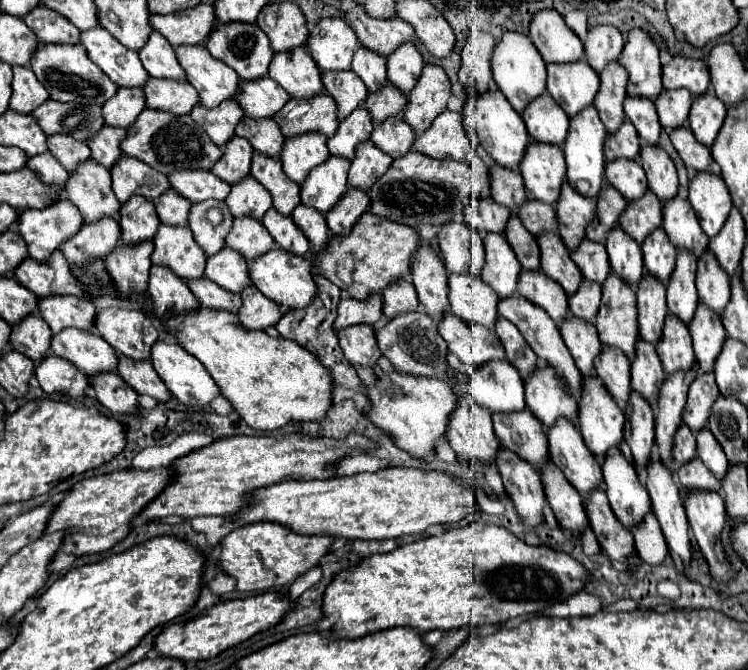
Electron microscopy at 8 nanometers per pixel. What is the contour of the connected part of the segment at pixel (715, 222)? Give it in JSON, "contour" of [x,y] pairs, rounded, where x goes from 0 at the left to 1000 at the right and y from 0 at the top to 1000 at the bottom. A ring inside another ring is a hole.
{"contour":[[[930,258],[928,267],[922,267],[920,300],[925,303],[947,354],[955,354],[965,342],[979,312],[976,288],[965,270],[965,261],[955,264],[952,258]]]}

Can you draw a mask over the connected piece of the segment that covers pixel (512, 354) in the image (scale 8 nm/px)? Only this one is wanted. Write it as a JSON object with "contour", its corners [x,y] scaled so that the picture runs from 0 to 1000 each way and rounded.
{"contour":[[[666,473],[663,479],[663,500],[676,521],[676,536],[695,554],[698,566],[703,566],[719,548],[719,533],[714,530],[714,524],[703,515],[690,485],[676,479],[674,473]]]}

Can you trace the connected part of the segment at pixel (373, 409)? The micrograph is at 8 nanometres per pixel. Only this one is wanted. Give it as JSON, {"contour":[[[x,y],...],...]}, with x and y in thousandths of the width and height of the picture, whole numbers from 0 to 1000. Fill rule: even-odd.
{"contour":[[[527,554],[516,560],[513,569],[505,566],[500,584],[492,584],[492,599],[495,610],[487,613],[487,622],[516,646],[521,646],[529,664],[545,673],[551,682],[567,685],[580,679],[583,658],[596,646],[599,622],[610,610],[612,593],[607,593],[607,584],[596,569],[580,563],[553,563]]]}

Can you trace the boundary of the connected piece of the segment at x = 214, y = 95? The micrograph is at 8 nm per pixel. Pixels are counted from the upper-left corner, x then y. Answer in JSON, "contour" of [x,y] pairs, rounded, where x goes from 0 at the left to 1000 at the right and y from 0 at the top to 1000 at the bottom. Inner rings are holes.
{"contour":[[[238,67],[233,79],[238,82],[238,94],[249,109],[249,118],[265,136],[270,157],[283,163],[299,148],[313,145],[318,112],[305,97],[297,97],[297,91],[281,85],[273,67]]]}

